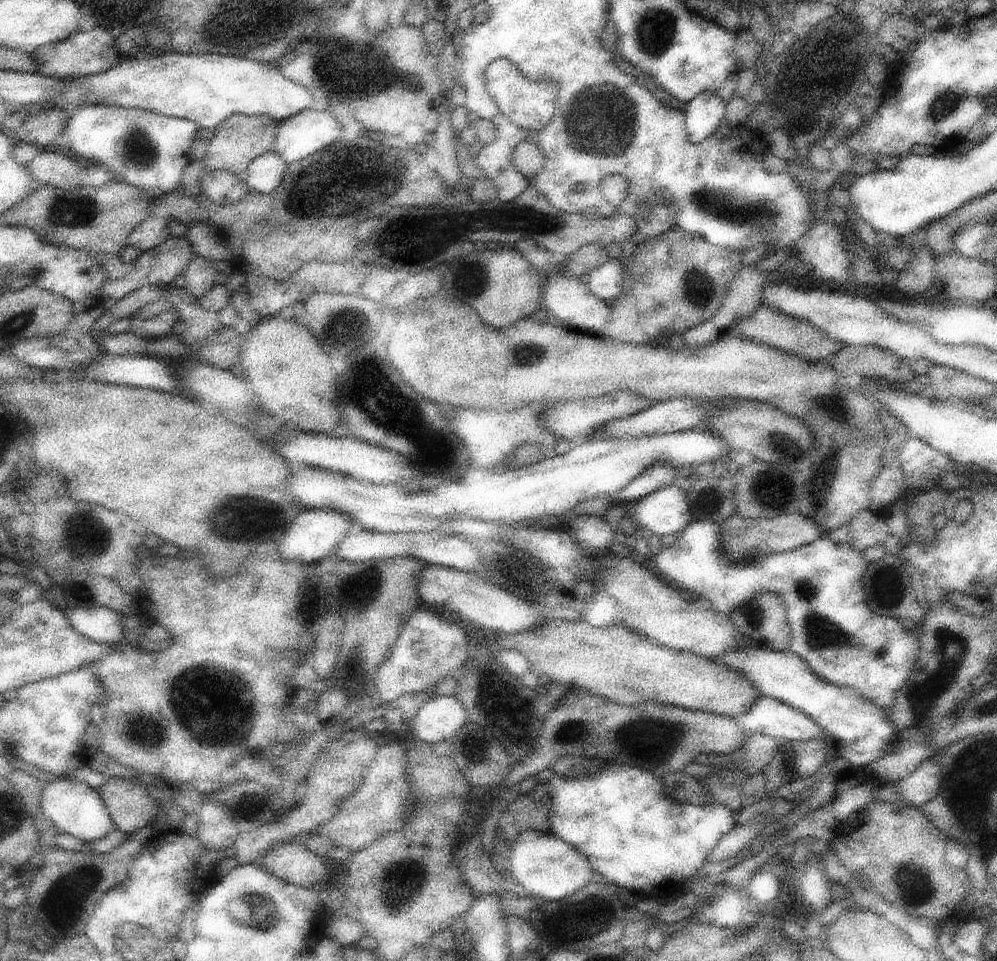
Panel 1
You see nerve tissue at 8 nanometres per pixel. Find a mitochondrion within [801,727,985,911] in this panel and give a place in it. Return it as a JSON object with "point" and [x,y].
{"point":[917,894]}

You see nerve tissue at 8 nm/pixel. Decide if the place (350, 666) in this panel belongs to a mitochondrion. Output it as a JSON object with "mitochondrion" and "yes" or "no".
{"mitochondrion":"yes"}

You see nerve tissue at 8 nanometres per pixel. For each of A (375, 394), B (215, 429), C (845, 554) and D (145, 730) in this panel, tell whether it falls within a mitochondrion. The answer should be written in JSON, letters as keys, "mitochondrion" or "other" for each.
{"A":"mitochondrion","B":"other","C":"other","D":"mitochondrion"}

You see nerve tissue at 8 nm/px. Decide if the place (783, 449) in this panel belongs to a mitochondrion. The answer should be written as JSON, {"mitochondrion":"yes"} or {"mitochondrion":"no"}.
{"mitochondrion":"no"}

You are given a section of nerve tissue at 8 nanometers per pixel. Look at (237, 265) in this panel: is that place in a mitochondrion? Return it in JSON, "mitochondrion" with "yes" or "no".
{"mitochondrion":"no"}

